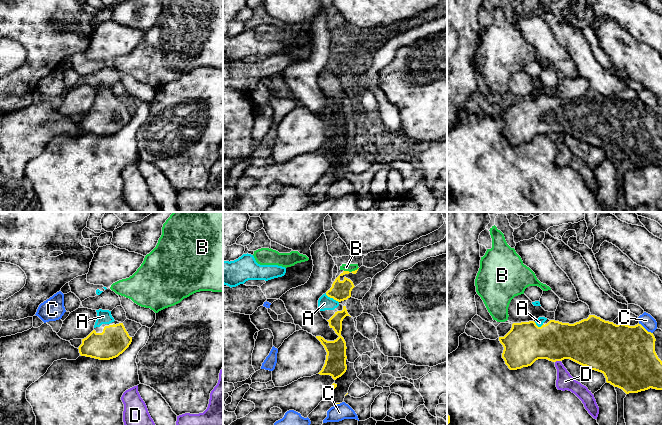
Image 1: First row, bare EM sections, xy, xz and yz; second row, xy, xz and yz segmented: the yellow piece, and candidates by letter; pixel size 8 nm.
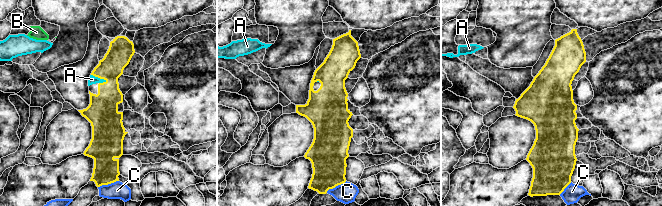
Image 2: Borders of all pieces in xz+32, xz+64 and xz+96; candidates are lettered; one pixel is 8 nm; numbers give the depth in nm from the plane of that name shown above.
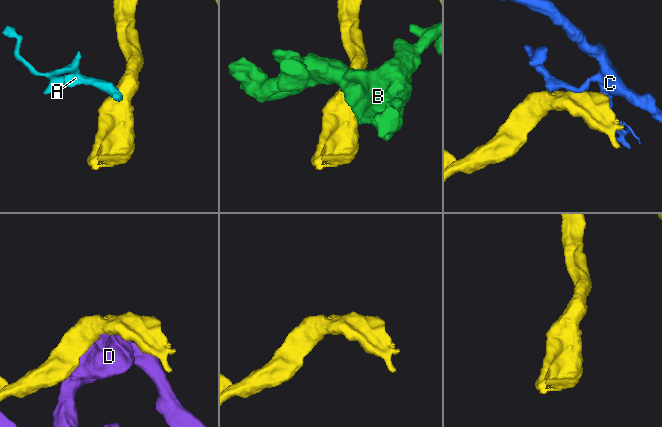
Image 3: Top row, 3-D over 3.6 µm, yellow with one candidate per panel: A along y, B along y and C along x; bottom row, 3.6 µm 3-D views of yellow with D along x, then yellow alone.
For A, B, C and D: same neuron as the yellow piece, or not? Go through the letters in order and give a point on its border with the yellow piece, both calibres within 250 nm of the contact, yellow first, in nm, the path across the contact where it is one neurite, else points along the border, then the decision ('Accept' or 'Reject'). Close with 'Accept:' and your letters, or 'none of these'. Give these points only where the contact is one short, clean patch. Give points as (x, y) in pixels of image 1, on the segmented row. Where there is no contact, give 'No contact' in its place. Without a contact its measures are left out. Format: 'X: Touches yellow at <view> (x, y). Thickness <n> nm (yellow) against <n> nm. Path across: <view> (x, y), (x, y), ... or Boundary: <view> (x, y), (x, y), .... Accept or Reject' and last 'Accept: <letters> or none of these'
A: Touches yellow at xz (332, 297). Thickness 160 nm (yellow) against 110 nm. Path across: xz (341, 290), (332, 297), (324, 303). Accept
B: Touches yellow at xz (347, 271). Thickness 160 nm (yellow) against 60 nm. Boundary: xz (344, 270), (349, 272). Reject
C: Touches yellow at yz (644, 328). Thickness 460 nm (yellow) against 110 nm. Boundary: yz (638, 323), (652, 333). Reject
D: Touches yellow at yz (557, 360). Thickness 340 nm (yellow) against 140 nm. Reject
Accept: A

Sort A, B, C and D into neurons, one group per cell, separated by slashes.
A / B / C / D

